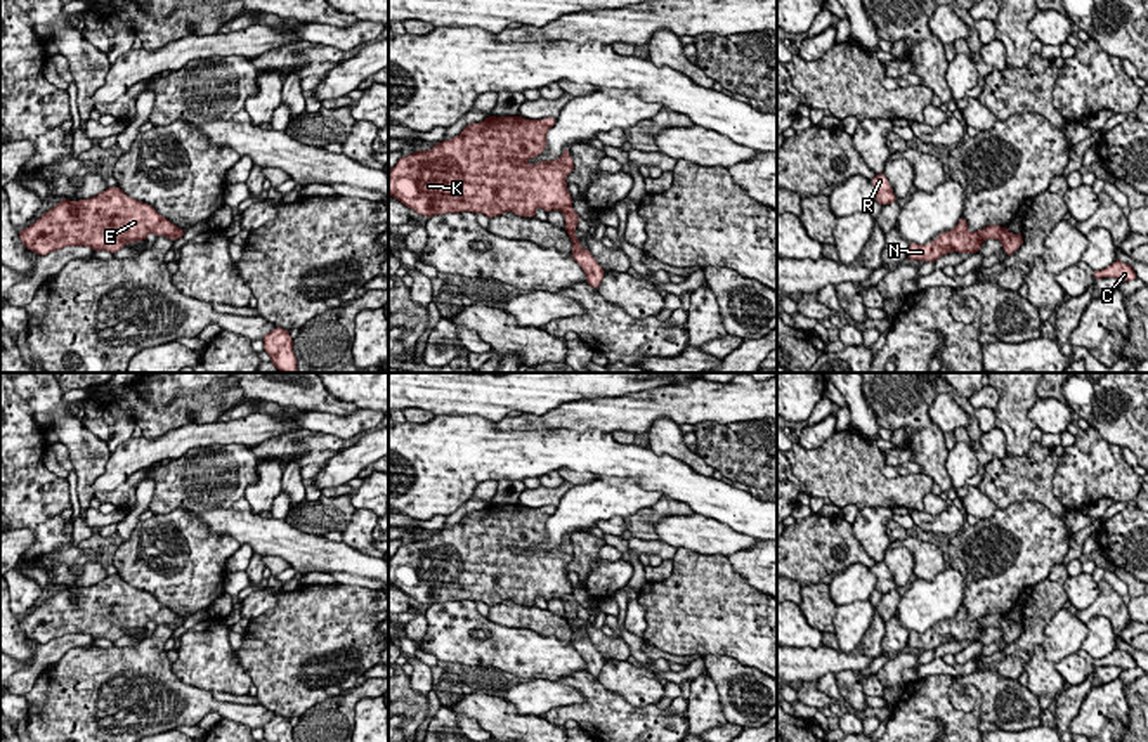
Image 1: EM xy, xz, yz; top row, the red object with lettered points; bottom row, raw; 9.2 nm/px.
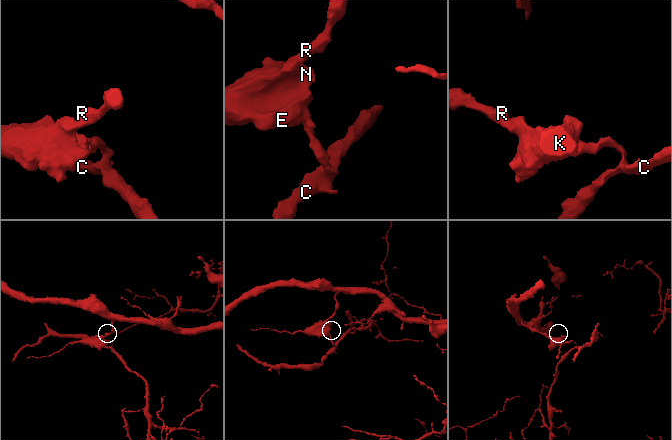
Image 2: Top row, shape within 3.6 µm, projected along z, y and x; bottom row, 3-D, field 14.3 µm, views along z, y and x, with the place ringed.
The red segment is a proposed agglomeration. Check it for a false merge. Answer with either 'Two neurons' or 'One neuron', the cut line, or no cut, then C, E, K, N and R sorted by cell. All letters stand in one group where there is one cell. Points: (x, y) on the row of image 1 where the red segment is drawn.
Two neurons. Split along yz (1003, 227), (999, 238). Groups: C / E K N R

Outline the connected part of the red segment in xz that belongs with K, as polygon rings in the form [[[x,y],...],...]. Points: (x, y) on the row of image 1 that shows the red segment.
[[[489,116],[484,121],[466,125],[463,132],[449,140],[440,140],[428,151],[402,156],[388,170],[388,194],[420,215],[442,213],[484,213],[489,218],[506,212],[520,217],[536,217],[541,206],[546,213],[572,205],[565,177],[574,161],[569,147],[558,159],[527,165],[546,149],[546,132],[557,118],[525,120],[522,116]]]

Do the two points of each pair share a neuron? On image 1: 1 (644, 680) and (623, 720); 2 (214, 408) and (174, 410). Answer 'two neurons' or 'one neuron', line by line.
1: two neurons
2: one neuron

